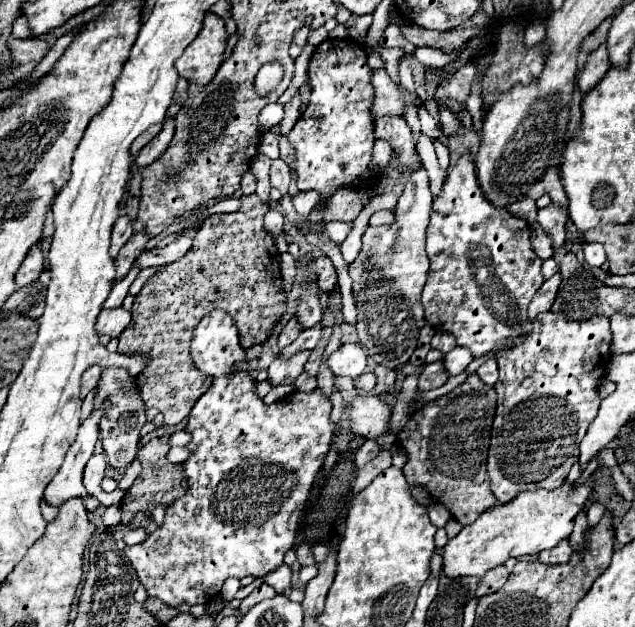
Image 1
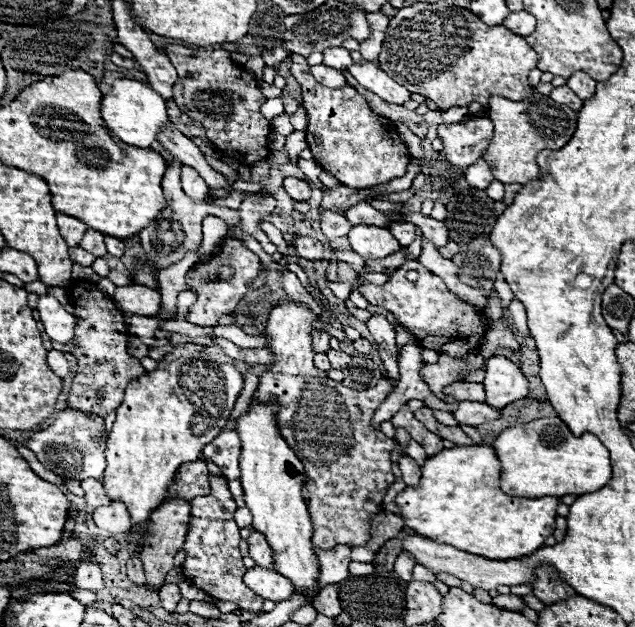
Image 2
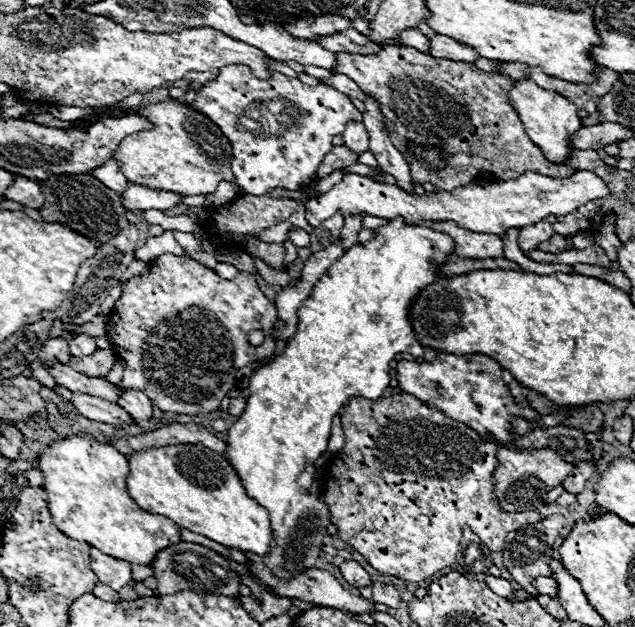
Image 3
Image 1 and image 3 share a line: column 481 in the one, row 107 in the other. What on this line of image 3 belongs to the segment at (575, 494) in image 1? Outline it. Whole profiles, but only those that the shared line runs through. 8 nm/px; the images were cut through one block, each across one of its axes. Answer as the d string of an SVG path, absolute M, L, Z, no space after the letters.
M520 80L514 90L510 92L510 100L516 104L516 112L528 132L528 136L532 138L532 142L536 142L536 146L540 146L542 154L552 160L552 162L566 162L572 148L568 144L568 140L572 138L572 134L576 130L582 128L582 120L578 116L578 108L576 104L568 102L562 94L540 88L536 82L532 80Z

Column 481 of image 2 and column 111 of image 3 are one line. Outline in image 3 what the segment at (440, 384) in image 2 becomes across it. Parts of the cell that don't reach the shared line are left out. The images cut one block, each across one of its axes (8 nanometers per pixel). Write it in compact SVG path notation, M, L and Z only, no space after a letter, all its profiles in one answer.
M98 348L96 354L90 354L90 356L82 356L82 358L72 356L70 358L70 366L74 370L78 370L80 374L94 376L94 378L106 376L112 370L114 362L116 362L116 358L112 356L112 350L102 350L102 348Z

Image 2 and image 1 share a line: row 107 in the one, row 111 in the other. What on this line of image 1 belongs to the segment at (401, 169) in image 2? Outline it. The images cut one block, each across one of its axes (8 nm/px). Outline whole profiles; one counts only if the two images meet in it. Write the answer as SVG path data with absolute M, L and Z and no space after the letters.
M338 38L324 40L310 58L308 78L312 86L310 102L288 134L288 142L294 148L298 190L318 190L326 200L340 186L362 186L376 178L374 172L368 170L372 144L376 140L370 120L374 90L362 44Z

